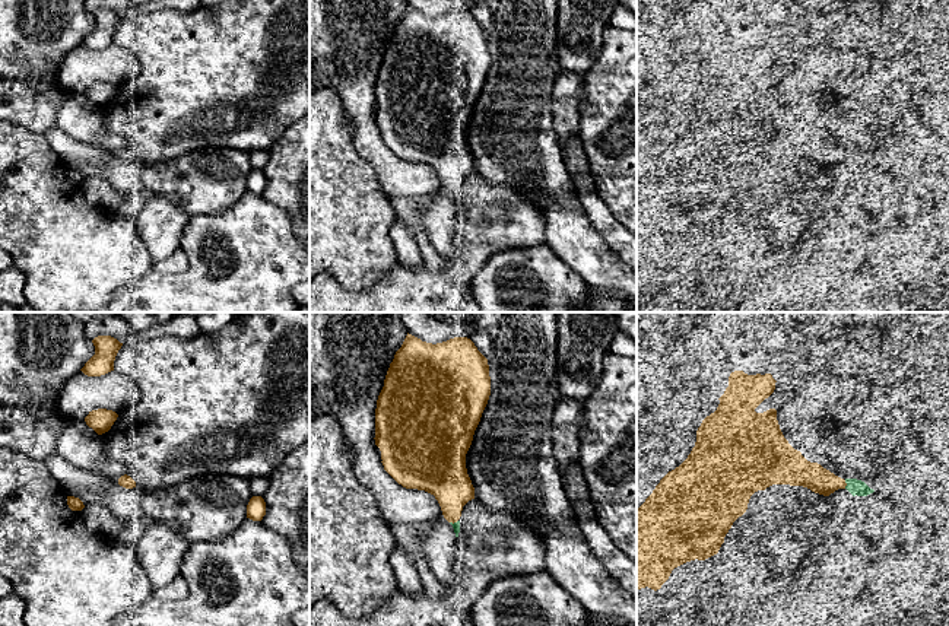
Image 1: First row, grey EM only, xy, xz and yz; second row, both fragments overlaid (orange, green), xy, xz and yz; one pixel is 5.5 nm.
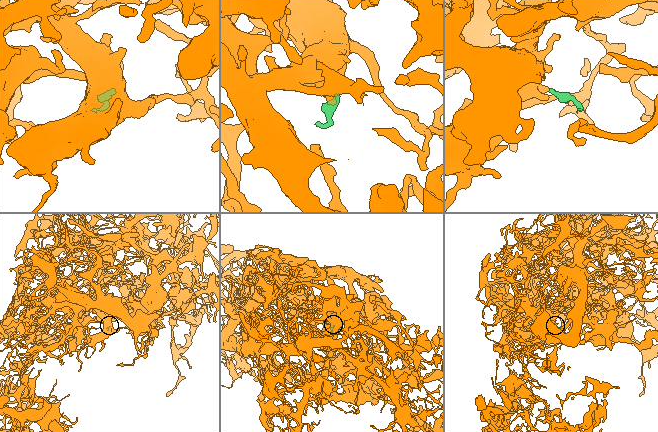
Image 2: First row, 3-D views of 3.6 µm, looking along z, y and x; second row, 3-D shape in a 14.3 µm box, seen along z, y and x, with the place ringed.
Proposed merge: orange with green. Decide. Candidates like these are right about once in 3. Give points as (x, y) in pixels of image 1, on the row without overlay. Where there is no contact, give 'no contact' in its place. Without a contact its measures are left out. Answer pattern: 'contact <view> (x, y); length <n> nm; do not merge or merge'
contact yz (846, 158); length 50 nm; merge

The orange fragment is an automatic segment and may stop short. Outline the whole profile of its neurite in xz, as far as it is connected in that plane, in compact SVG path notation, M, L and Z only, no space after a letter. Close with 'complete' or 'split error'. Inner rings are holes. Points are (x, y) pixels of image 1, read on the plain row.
M407 6L387 44L375 82L375 118L384 143L403 161L435 169L444 191L460 206L463 179L474 172L466 127L491 69L488 32L467 10L426 16Z; split error

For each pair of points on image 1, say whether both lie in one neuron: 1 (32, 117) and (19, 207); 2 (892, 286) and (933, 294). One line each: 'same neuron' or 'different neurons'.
1: different neurons
2: different neurons

